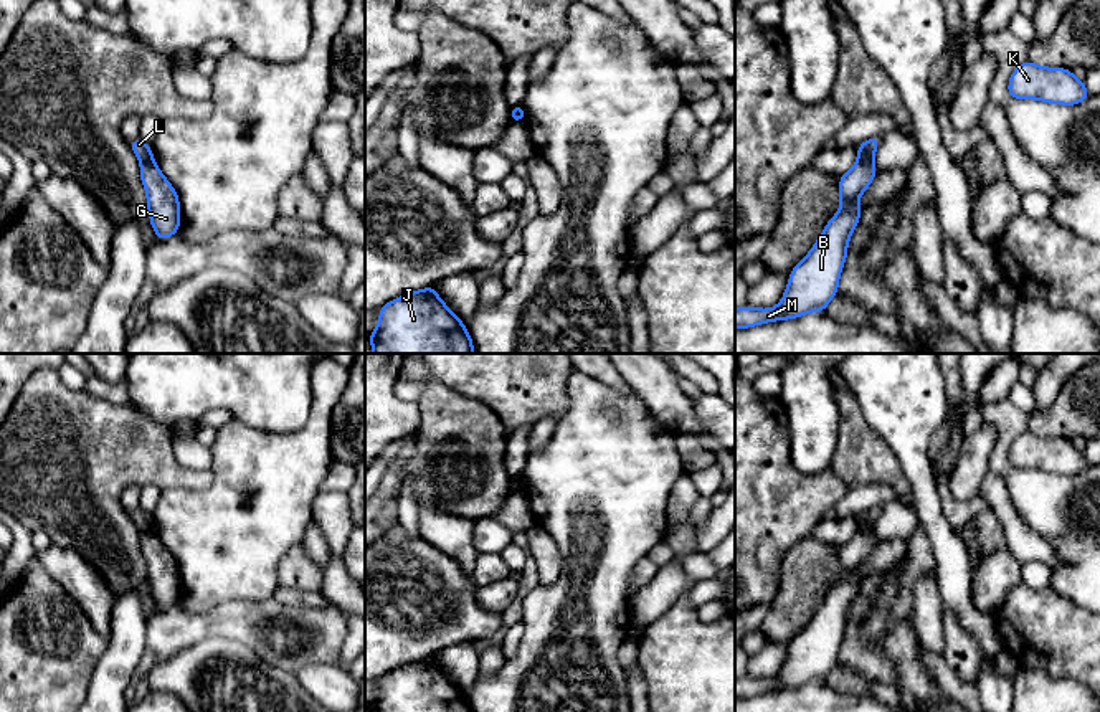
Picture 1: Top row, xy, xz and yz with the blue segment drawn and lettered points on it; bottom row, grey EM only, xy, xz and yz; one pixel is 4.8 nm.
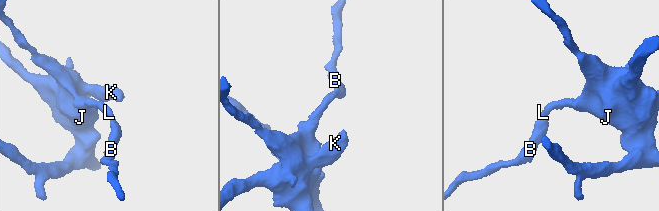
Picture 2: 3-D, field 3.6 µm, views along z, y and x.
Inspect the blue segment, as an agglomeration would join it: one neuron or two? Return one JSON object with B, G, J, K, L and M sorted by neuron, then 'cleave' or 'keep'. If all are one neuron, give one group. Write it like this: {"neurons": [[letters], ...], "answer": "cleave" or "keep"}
{"neurons": [["B", "G", "M"], ["J", "K", "L"]], "answer": "cleave"}

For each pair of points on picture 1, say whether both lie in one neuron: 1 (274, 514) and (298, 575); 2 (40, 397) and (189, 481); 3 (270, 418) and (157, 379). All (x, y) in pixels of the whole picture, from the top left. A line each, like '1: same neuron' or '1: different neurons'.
1: different neurons
2: same neuron
3: same neuron

